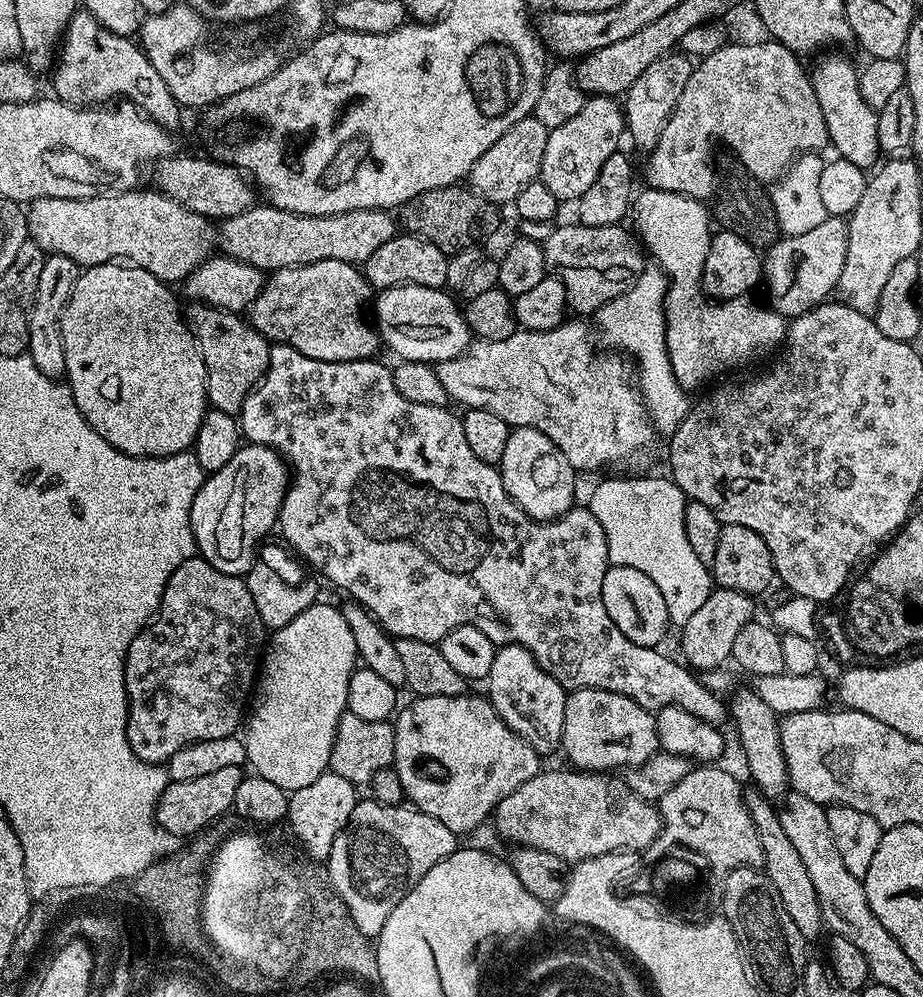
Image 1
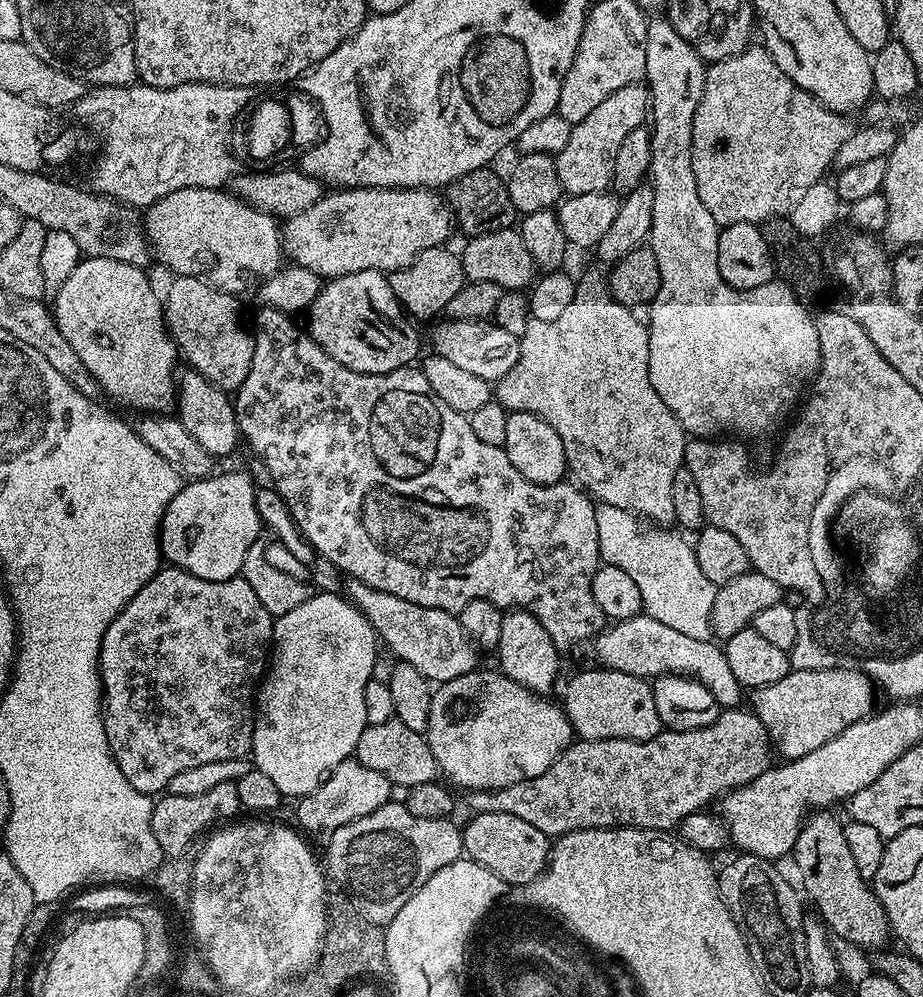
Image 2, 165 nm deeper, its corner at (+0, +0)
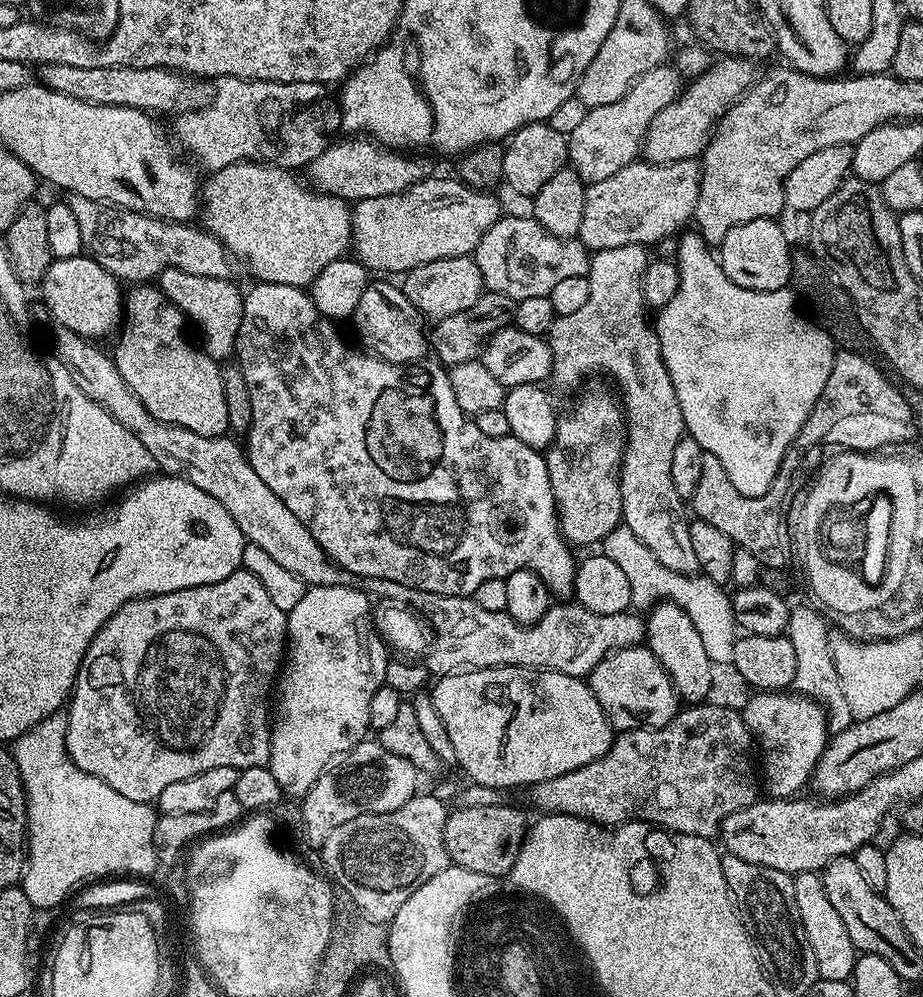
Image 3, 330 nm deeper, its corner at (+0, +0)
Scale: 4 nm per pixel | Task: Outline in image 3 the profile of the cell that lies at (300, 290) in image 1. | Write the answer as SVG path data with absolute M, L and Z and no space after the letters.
M369 283L356 307L354 323L356 332L360 335L359 343L379 360L411 366L423 361L424 351L429 351L430 336L429 333L424 333L425 321L419 310L406 298L403 287Z

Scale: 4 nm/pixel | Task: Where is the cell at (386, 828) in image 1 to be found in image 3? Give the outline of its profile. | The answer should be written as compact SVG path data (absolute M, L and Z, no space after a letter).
M417 794L398 810L354 818L354 822L338 826L319 849L318 853L326 858L323 867L333 881L336 879L348 891L348 900L361 905L371 919L387 925L414 890L449 867L444 837L448 813L438 797Z

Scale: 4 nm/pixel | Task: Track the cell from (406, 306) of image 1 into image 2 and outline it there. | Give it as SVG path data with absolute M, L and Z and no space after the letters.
M441 319L433 323L431 351L437 356L454 362L462 370L470 374L478 374L478 378L495 382L500 380L510 370L514 370L514 362L518 362L520 353L520 337L502 330L491 319L486 320L449 320Z

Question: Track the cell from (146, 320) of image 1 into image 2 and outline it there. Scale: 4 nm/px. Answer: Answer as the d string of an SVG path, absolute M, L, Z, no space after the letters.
M90 256L81 259L80 264L74 266L74 274L70 274L54 293L54 315L58 330L62 330L66 342L74 346L74 354L82 358L82 366L90 370L101 393L105 392L110 399L124 402L146 414L164 414L178 400L178 353L164 322L161 297L158 292L156 296L146 273L144 268L114 258Z

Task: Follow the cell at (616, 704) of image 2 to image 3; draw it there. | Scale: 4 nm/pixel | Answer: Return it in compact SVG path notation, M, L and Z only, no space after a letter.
M646 646L623 648L606 657L587 677L594 698L608 715L608 722L616 730L661 728L676 719L678 697L676 688L658 658Z

